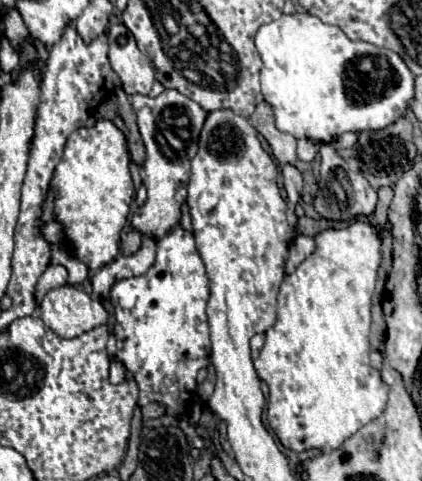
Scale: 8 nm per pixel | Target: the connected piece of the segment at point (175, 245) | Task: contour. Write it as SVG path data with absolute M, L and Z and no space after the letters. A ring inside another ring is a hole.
M181 225L157 240L155 264L141 276L117 280L109 300L115 308L117 358L139 384L139 406L159 404L169 416L185 416L197 390L195 376L209 364L209 326L205 306L209 280L195 238Z

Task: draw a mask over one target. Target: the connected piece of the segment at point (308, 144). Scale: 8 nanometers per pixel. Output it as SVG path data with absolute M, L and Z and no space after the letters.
M299 140L297 142L297 156L303 162L311 162L319 150L319 144L313 140Z

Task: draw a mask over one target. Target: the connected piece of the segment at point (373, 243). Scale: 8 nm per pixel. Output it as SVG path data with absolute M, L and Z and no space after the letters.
M361 218L347 228L327 228L315 236L315 250L293 274L285 276L279 290L277 324L265 332L265 346L255 360L259 378L269 386L267 420L279 442L295 452L309 448L339 448L361 426L375 420L387 402L387 384L369 364L371 296L381 266L381 232L391 232L391 222L373 226Z

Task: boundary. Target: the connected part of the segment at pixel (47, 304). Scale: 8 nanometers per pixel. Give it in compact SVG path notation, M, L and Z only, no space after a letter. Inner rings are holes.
M69 284L49 290L39 308L41 320L61 338L77 338L107 322L101 302Z

